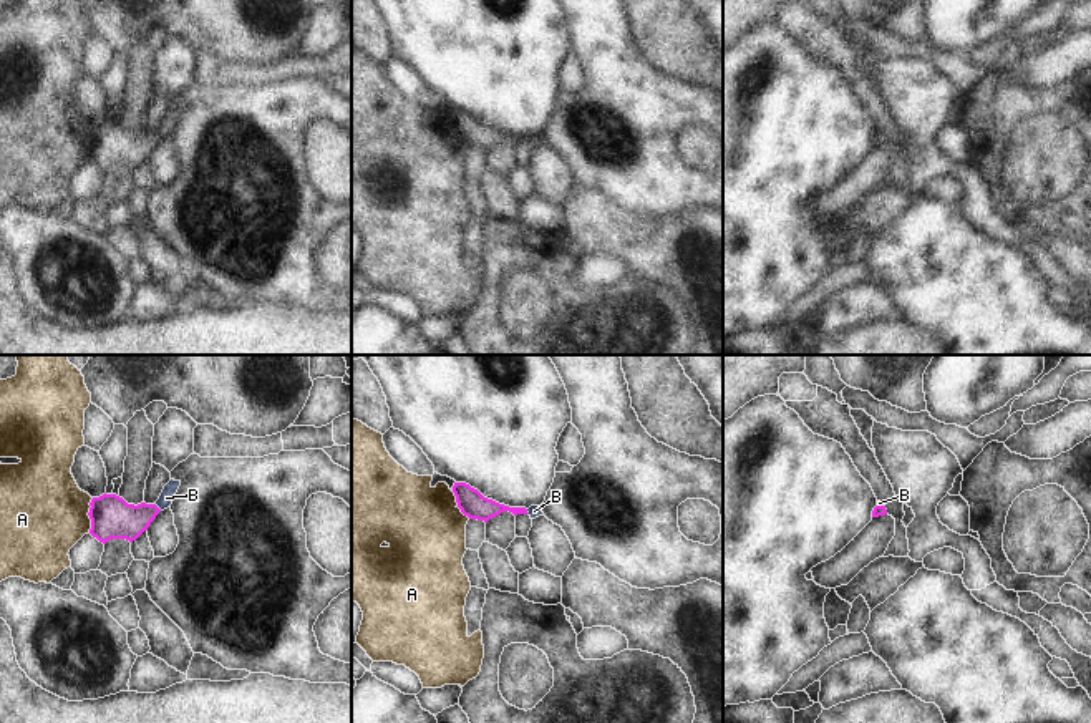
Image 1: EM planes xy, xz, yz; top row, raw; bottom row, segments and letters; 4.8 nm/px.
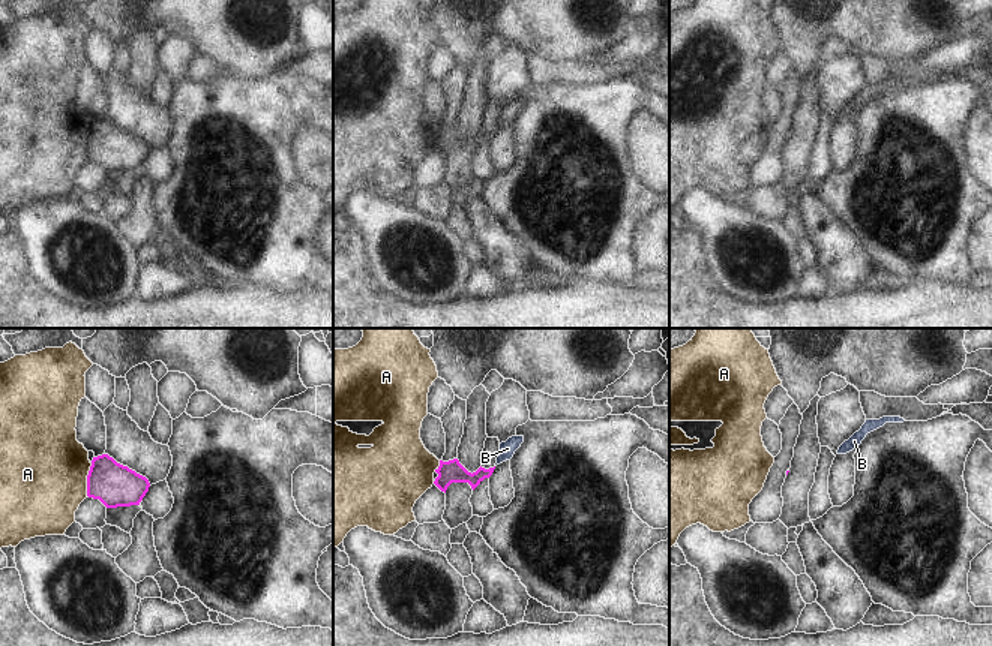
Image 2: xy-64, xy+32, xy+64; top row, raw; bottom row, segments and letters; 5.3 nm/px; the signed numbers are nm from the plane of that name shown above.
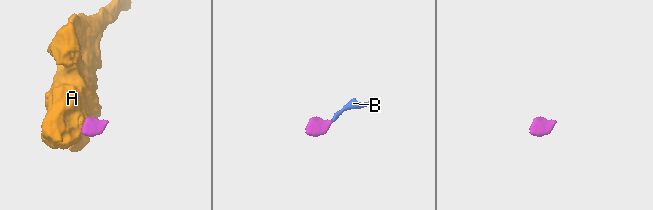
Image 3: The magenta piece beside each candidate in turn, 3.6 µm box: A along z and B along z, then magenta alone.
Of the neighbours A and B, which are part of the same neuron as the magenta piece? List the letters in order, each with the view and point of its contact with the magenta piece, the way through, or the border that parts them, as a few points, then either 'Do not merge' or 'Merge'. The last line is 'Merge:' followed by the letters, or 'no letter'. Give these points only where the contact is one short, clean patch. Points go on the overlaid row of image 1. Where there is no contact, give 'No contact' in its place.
A: Touches magenta at xy (88, 514). Boundary: xy (93, 498), (88, 508), (88, 531). Do not merge
B: Touches magenta at xy (156, 506). Path across: xy (111, 518), (140, 518), (156, 506), (166, 498). Merge
Merge: B.

